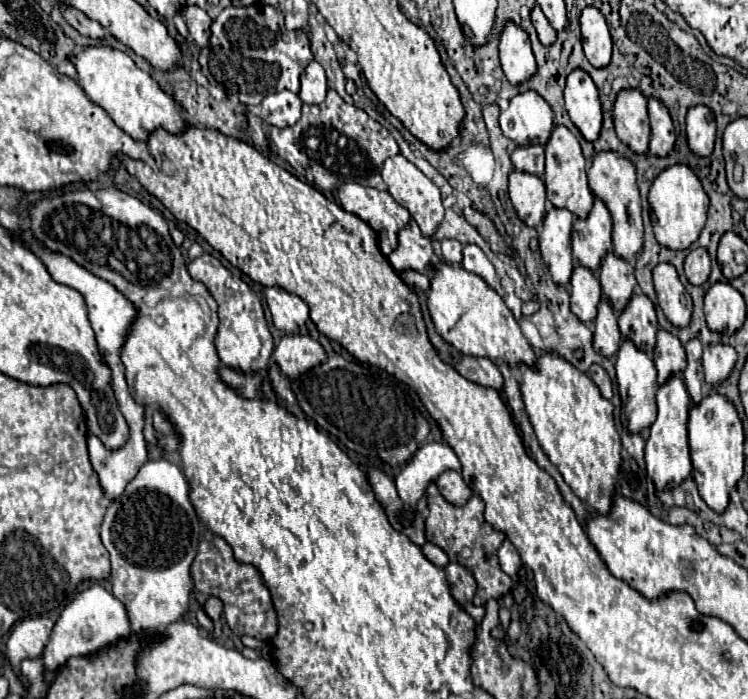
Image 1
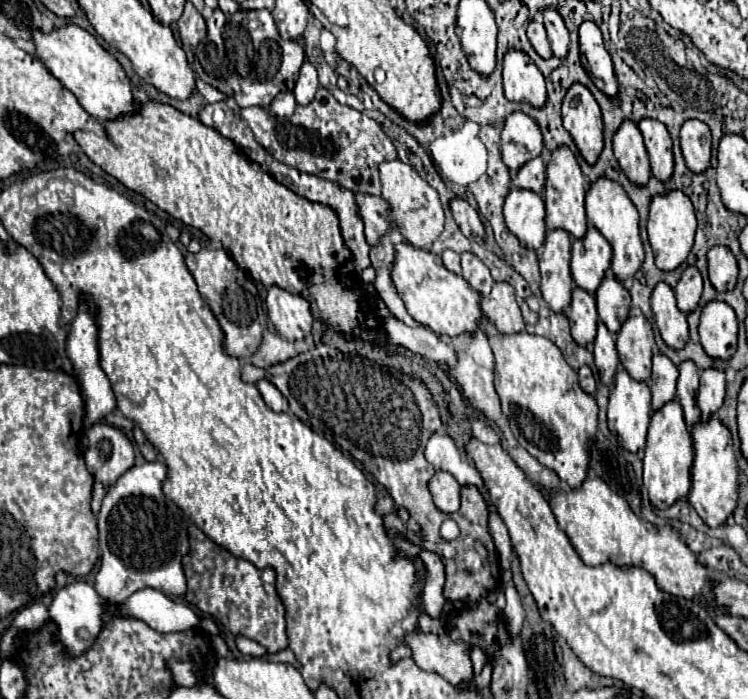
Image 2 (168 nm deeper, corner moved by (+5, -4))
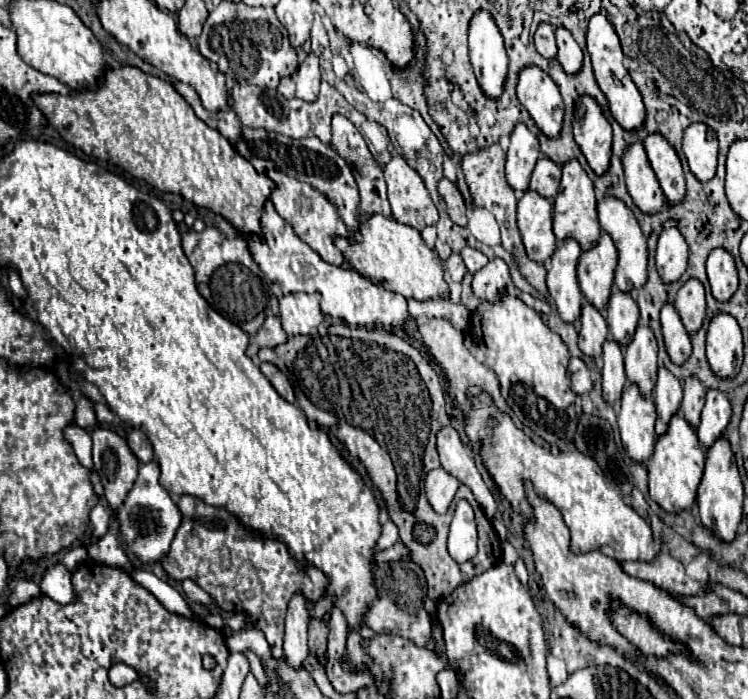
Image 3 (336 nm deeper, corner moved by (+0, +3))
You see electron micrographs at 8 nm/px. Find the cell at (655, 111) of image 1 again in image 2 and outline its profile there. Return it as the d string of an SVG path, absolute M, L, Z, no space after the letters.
M643 119L639 121L639 129L645 139L653 175L661 181L667 181L673 173L673 151L667 127L655 119Z

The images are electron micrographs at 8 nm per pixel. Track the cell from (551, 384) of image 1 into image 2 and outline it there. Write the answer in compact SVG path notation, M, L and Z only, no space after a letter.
M517 333L517 335L491 335L491 349L495 353L495 389L501 397L503 413L509 417L511 431L517 441L543 465L553 469L561 481L571 489L579 489L589 471L589 443L597 433L597 401L579 389L577 373L565 363L557 345L545 337Z

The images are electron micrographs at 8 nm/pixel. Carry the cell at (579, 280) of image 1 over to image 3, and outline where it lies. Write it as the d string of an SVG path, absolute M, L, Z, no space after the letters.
M588 302L582 304L582 330L580 330L580 350L590 356L598 358L602 354L602 344L608 338L608 324L604 316Z

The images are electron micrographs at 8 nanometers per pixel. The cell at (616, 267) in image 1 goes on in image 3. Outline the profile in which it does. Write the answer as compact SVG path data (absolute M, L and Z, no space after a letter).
M614 290L606 308L606 322L610 328L610 336L616 344L620 344L622 348L628 346L628 342L632 340L632 334L636 332L638 318L640 318L640 312L632 296L628 292Z

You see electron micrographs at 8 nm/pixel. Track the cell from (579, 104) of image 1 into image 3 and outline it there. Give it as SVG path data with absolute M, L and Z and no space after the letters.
M590 96L576 100L574 140L596 174L604 174L612 156L612 128L604 118L598 102Z

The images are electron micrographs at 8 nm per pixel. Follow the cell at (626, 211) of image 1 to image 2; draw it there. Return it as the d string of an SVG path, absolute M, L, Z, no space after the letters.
M599 177L599 181L593 181L591 187L587 189L585 195L585 211L587 211L587 221L595 229L601 231L601 235L609 241L613 247L613 259L611 259L611 269L619 281L625 281L631 277L643 263L643 243L639 237L639 213L633 205L633 201L627 197L625 189L607 177Z

